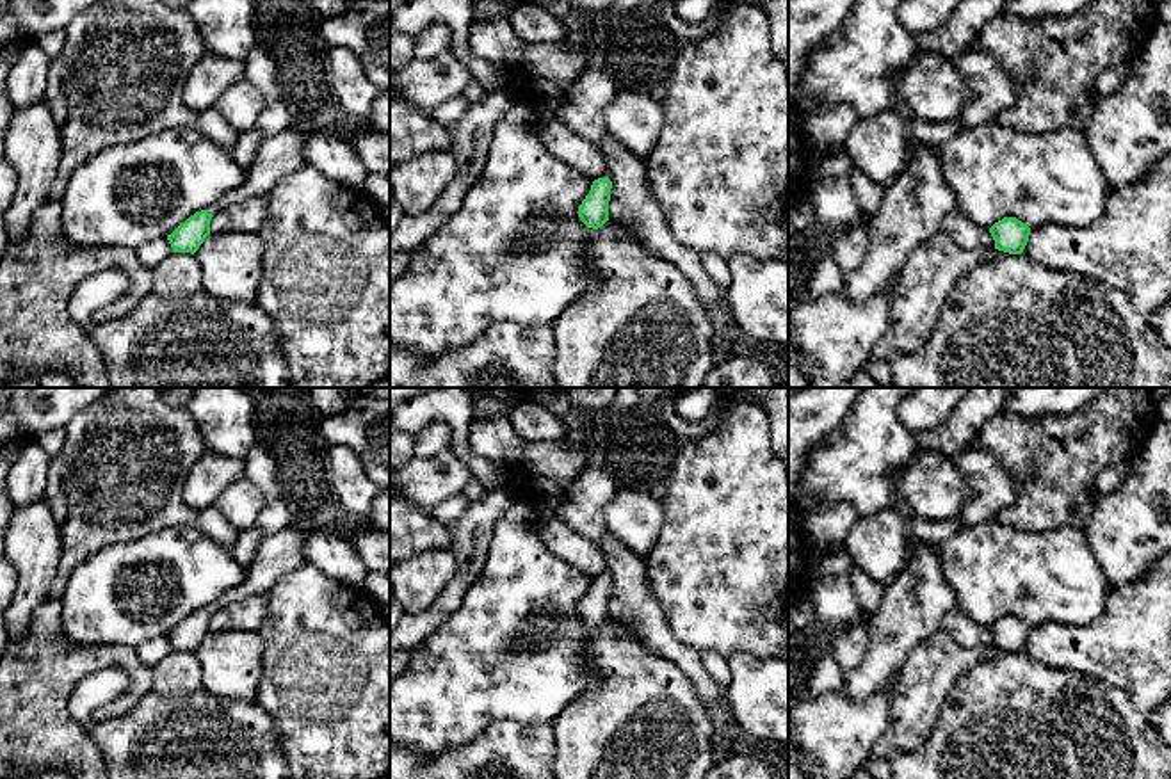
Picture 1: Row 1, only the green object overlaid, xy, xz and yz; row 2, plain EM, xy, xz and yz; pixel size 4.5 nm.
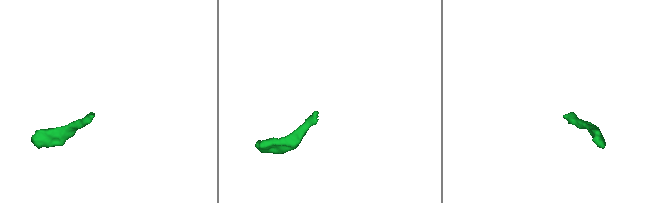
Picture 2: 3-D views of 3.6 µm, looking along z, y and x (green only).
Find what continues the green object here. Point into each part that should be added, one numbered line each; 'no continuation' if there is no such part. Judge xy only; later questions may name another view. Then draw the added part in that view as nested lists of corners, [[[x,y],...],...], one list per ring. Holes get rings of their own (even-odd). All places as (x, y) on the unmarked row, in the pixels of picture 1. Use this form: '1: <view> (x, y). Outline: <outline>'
1: xy (280, 552). Outline: [[[292,525],[276,534],[263,535],[253,564],[244,569],[244,580],[208,605],[206,610],[214,614],[231,601],[267,594],[285,573],[306,562],[301,542],[303,537]]]

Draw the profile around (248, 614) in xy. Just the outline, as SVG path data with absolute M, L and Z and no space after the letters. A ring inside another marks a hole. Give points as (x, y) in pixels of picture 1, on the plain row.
M267 594L247 596L240 601L231 601L214 612L210 619L210 633L222 631L258 631L267 615Z

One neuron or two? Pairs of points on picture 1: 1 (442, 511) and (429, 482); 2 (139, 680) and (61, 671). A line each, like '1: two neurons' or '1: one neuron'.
1: two neurons
2: one neuron

